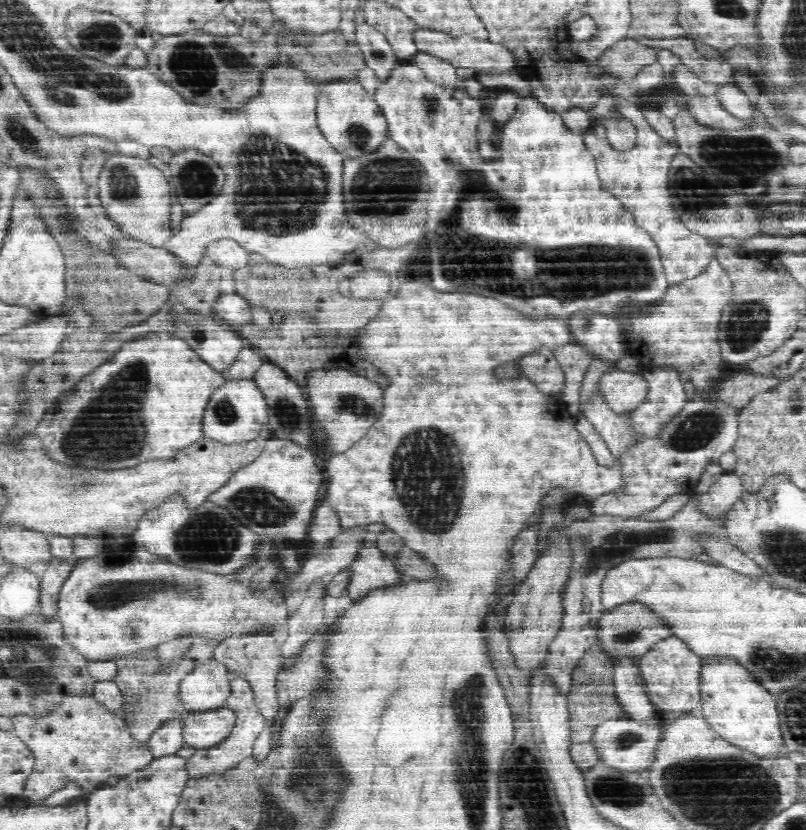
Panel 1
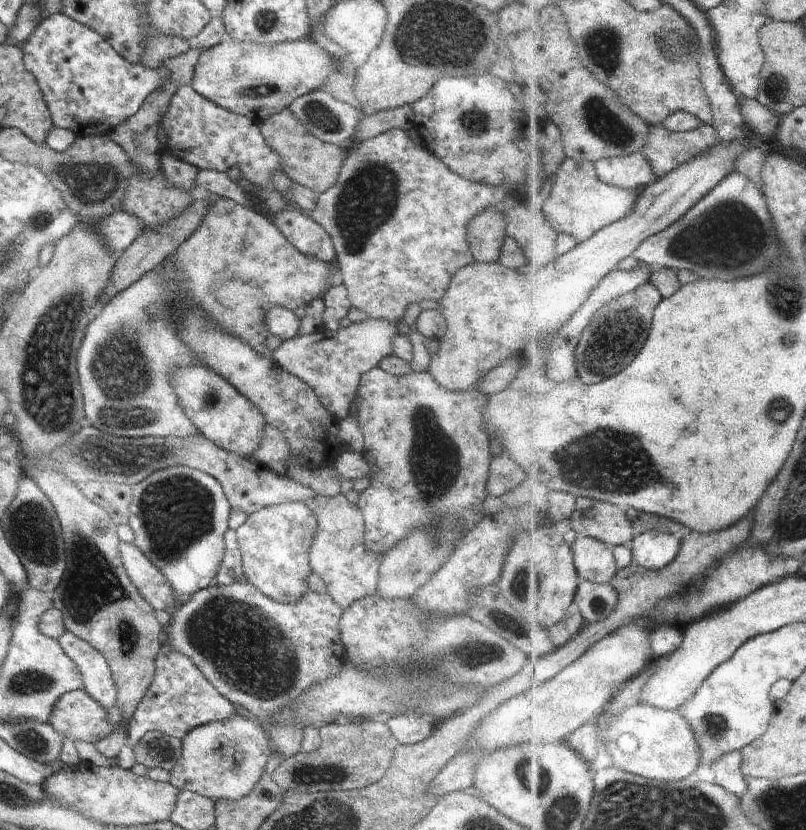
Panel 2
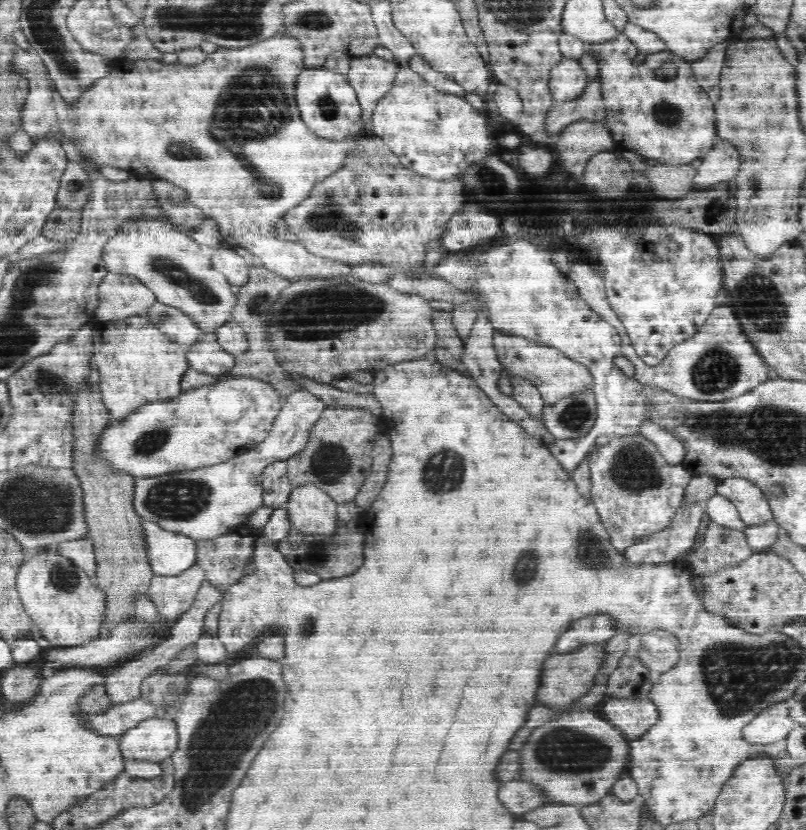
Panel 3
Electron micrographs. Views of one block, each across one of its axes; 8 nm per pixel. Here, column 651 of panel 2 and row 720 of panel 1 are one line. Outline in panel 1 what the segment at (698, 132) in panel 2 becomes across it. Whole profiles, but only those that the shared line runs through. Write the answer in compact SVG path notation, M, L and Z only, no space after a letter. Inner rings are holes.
M194 642L194 648L186 652L180 663L166 668L163 672L158 671L154 648L150 652L138 652L134 656L126 656L126 658L116 658L114 660L118 665L118 672L113 681L116 682L121 693L126 696L138 695L140 697L140 704L134 706L133 711L130 711L132 718L130 720L125 718L130 725L130 731L133 732L137 740L147 742L152 731L156 730L164 719L183 714L182 703L177 691L180 679L184 678L184 675L195 666L213 658L212 650L214 650L214 646L216 646L216 642Z

